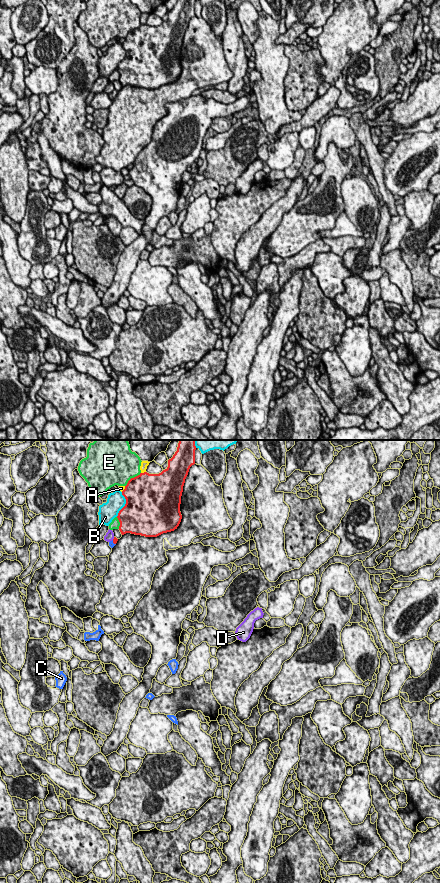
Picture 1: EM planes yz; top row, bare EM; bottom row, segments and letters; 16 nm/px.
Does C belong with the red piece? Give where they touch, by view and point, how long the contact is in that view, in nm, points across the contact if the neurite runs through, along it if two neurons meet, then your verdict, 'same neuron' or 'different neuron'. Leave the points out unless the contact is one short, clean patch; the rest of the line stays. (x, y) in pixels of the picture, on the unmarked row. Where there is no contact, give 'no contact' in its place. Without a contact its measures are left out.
meets red in yz at (113, 94); contact 100 nm long; runs through yz (115, 91), (113, 94), (111, 96); same neuron

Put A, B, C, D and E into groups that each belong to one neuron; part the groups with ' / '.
A / B / C / D / E

